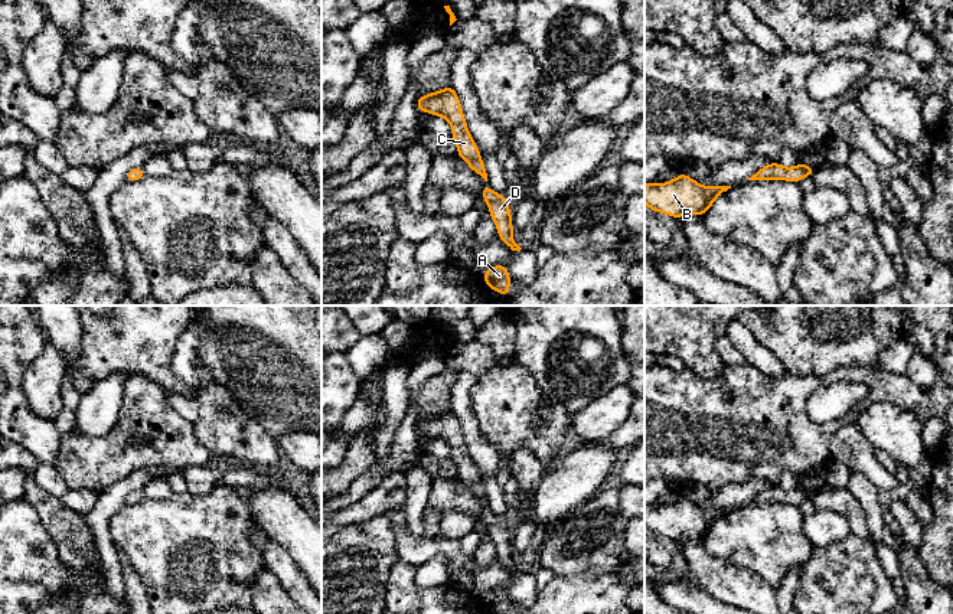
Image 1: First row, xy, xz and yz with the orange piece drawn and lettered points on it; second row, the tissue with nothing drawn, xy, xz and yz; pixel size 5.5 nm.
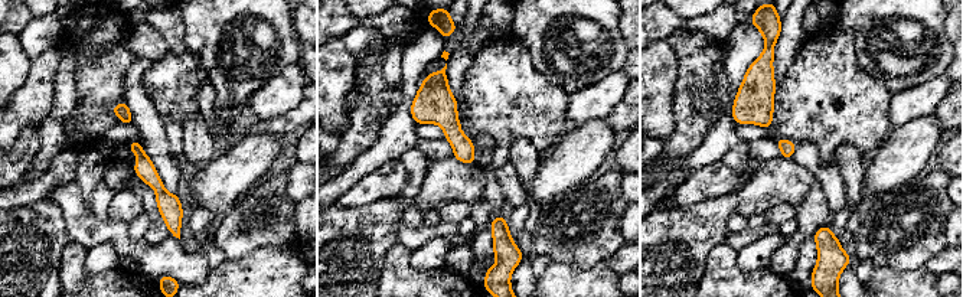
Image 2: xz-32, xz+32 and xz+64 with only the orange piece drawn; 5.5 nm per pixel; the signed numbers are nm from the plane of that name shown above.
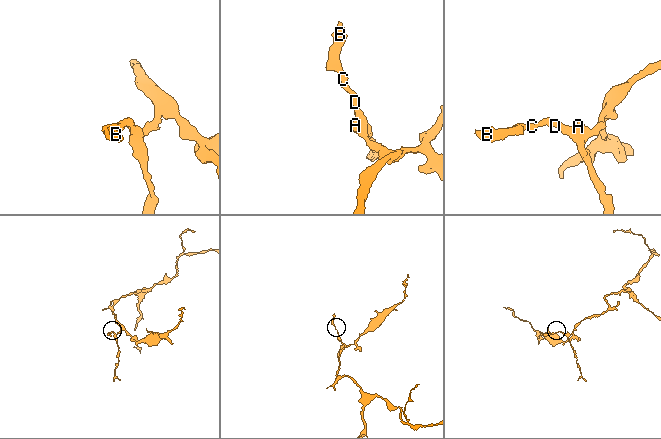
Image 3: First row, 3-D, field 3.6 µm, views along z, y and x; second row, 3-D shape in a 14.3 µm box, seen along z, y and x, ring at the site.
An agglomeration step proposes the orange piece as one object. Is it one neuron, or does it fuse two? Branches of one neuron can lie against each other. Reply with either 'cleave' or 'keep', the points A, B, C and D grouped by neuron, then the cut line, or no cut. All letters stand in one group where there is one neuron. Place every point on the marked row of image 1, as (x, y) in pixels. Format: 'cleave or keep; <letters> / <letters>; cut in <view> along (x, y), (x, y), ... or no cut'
keep; A B C D; no cut

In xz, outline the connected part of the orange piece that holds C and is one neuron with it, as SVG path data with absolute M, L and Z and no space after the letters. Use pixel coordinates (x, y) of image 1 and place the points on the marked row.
M450 85L438 92L431 92L418 98L417 110L443 117L451 124L451 135L457 144L457 154L470 166L473 172L480 174L487 182L487 173L480 151L467 130L458 95L453 86Z

